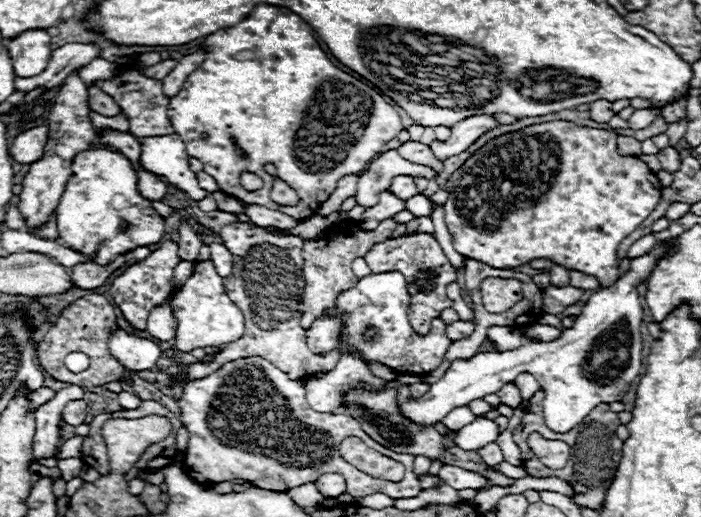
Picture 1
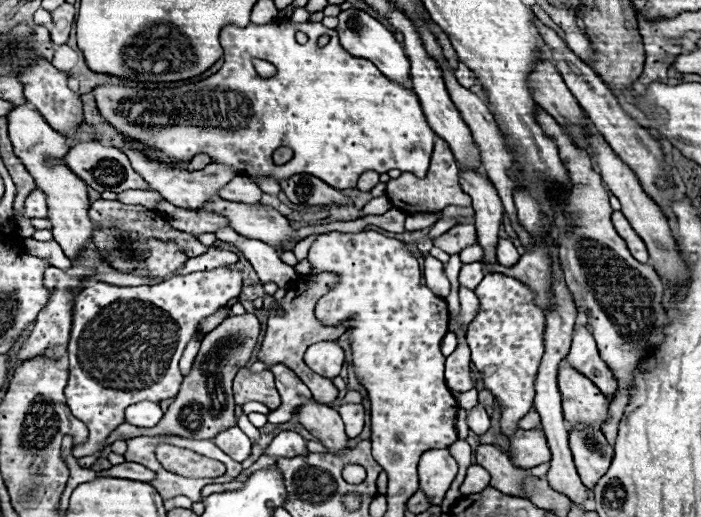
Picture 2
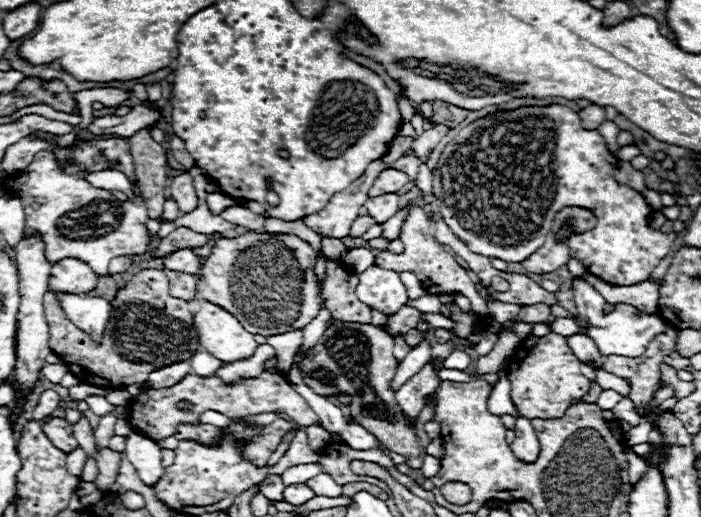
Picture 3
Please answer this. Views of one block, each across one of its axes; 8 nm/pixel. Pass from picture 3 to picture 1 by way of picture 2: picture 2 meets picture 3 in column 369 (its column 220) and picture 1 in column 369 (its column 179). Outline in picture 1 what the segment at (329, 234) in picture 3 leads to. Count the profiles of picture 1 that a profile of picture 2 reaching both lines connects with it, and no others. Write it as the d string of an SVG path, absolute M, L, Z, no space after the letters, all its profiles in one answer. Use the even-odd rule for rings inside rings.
M396 148L380 154L374 162L370 162L368 170L358 178L358 190L356 190L356 202L364 208L370 208L378 202L380 192L390 188L390 182L394 176L410 175L421 176L428 180L435 179L437 173L424 165L412 164L404 160Z

